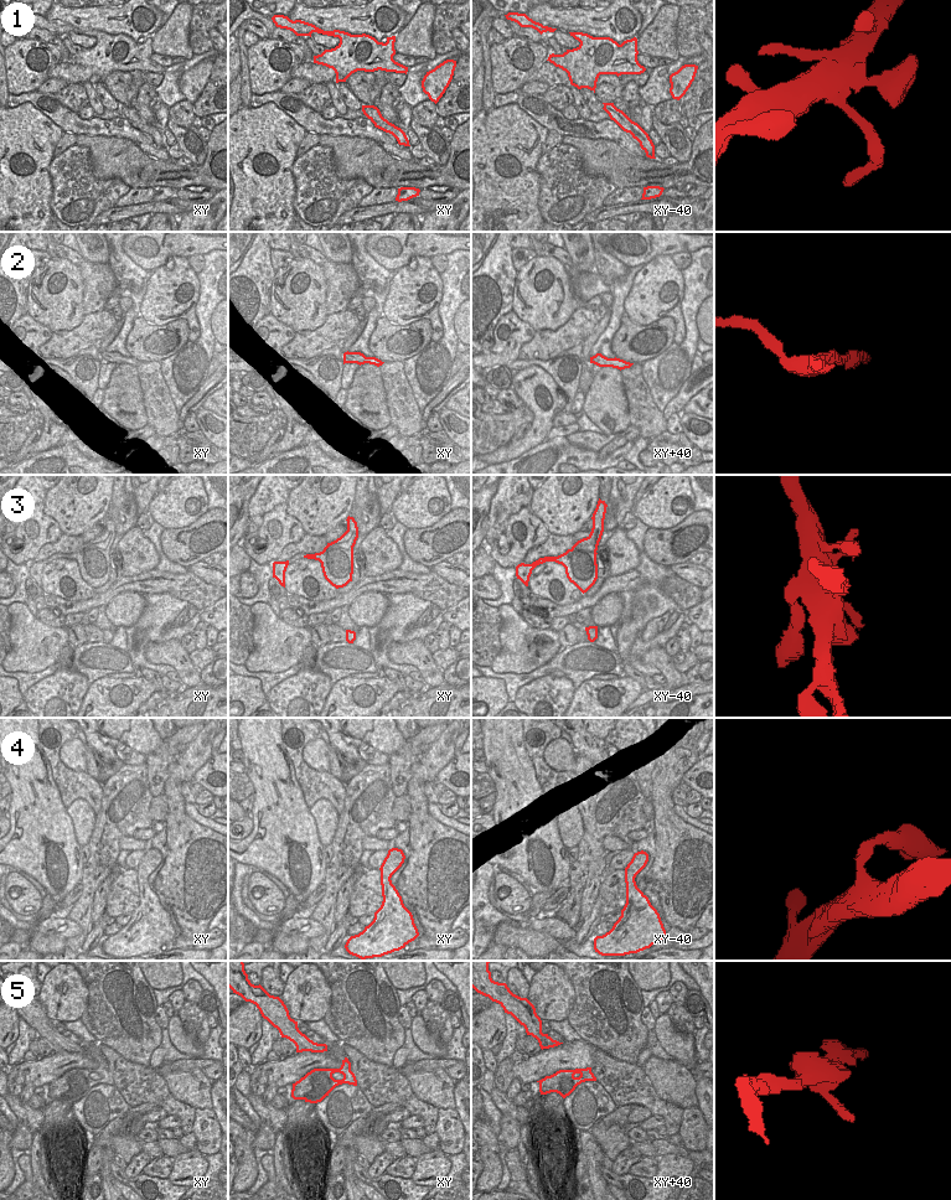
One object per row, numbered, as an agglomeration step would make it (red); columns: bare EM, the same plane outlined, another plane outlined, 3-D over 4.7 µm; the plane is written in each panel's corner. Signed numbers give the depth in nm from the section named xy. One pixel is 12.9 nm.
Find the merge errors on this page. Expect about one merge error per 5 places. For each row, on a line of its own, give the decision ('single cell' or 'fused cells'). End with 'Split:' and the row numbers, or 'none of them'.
1: single cell
2: single cell
3: single cell
4: single cell
5: single cell
Split: none of them

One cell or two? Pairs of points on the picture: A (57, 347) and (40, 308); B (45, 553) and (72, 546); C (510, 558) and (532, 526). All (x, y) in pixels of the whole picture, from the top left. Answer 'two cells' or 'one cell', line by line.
A: two cells
B: one cell
C: one cell

